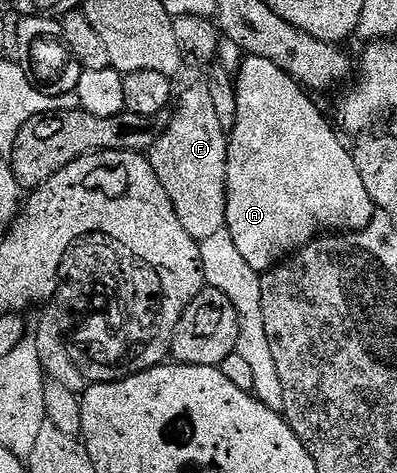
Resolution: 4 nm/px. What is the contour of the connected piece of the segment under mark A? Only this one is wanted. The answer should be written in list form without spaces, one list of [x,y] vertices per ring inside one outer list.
[[[245,55],[242,58],[241,66],[235,75],[235,82],[237,84],[239,113],[235,129],[228,136],[229,164],[227,165],[227,185],[225,186],[225,226],[231,233],[243,261],[247,261],[247,265],[251,265],[251,269],[255,269],[258,273],[264,273],[326,233],[348,233],[362,231],[364,227],[368,227],[374,217],[375,208],[372,197],[363,186],[363,177],[359,177],[359,169],[355,169],[353,152],[348,146],[345,148],[341,144],[342,136],[335,130],[334,124],[330,120],[329,124],[321,116],[320,109],[309,100],[311,98],[310,92],[302,87],[297,80],[292,79],[286,71],[279,69],[279,65],[271,65],[271,61],[254,55]]]

